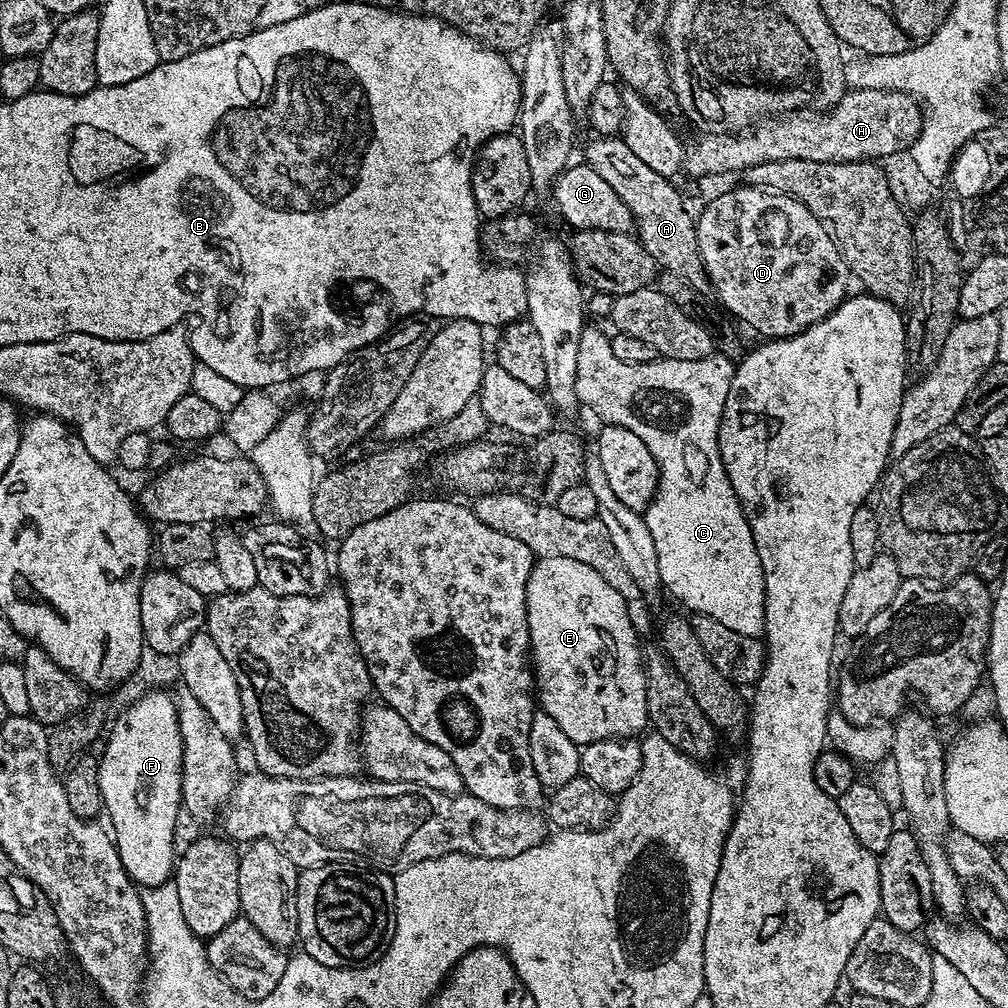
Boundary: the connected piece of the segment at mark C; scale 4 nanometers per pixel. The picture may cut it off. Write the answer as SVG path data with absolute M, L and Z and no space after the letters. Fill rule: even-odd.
M713 354L702 358L699 362L661 362L659 359L646 361L644 364L632 364L632 404L636 404L636 428L634 434L646 442L646 450L654 454L654 462L658 464L660 471L660 485L656 491L656 497L650 502L650 506L642 514L646 527L654 537L654 546L658 550L658 570L664 583L667 595L676 600L681 600L692 610L706 610L710 618L720 619L722 624L728 626L742 637L757 637L760 629L764 627L764 575L762 564L758 558L758 552L754 546L754 534L744 517L742 506L734 494L734 486L730 486L730 478L722 466L722 454L718 446L718 434L720 433L720 419L726 406L726 394L730 394L730 382L734 368L731 363L725 361L719 354Z

